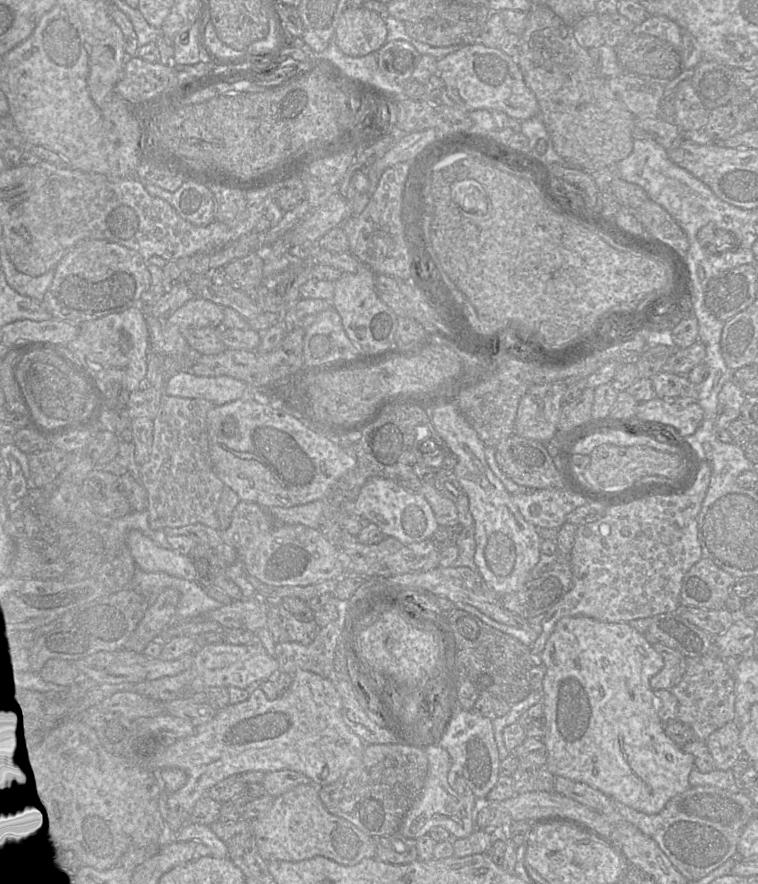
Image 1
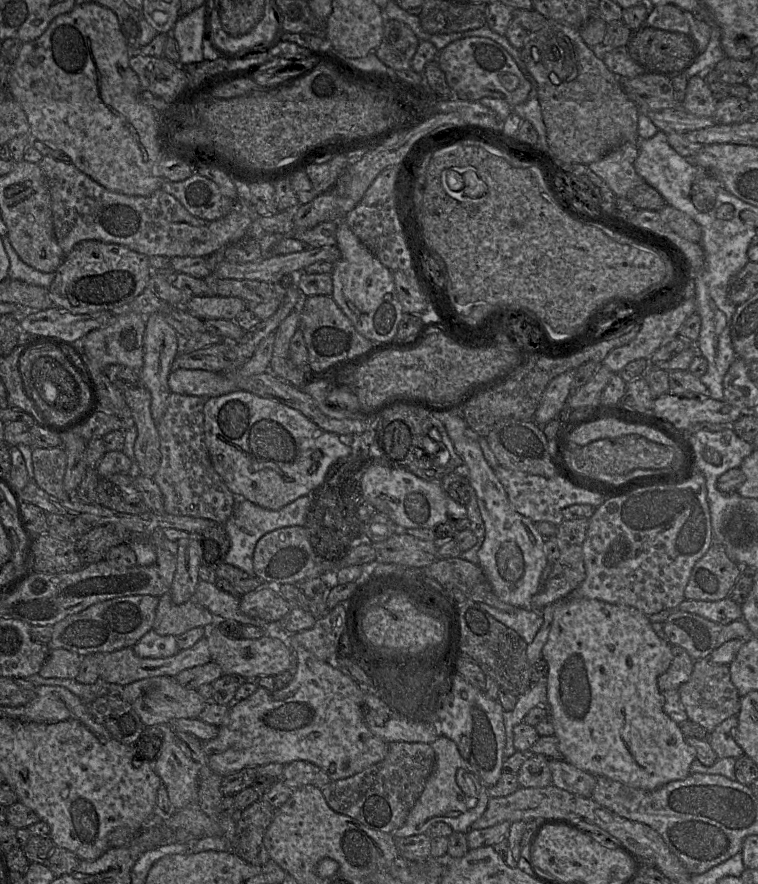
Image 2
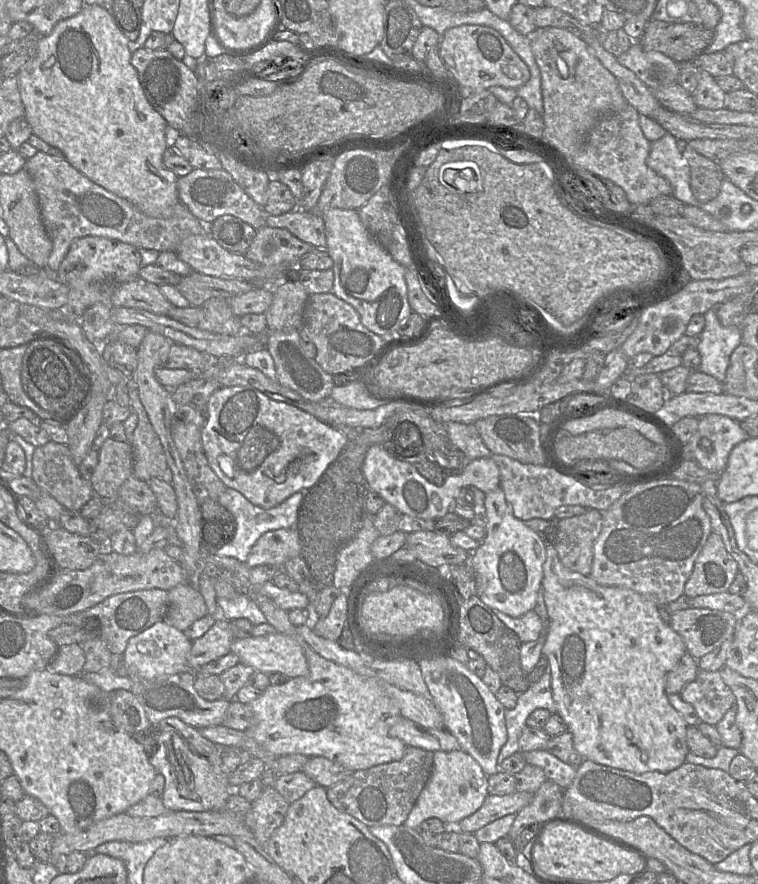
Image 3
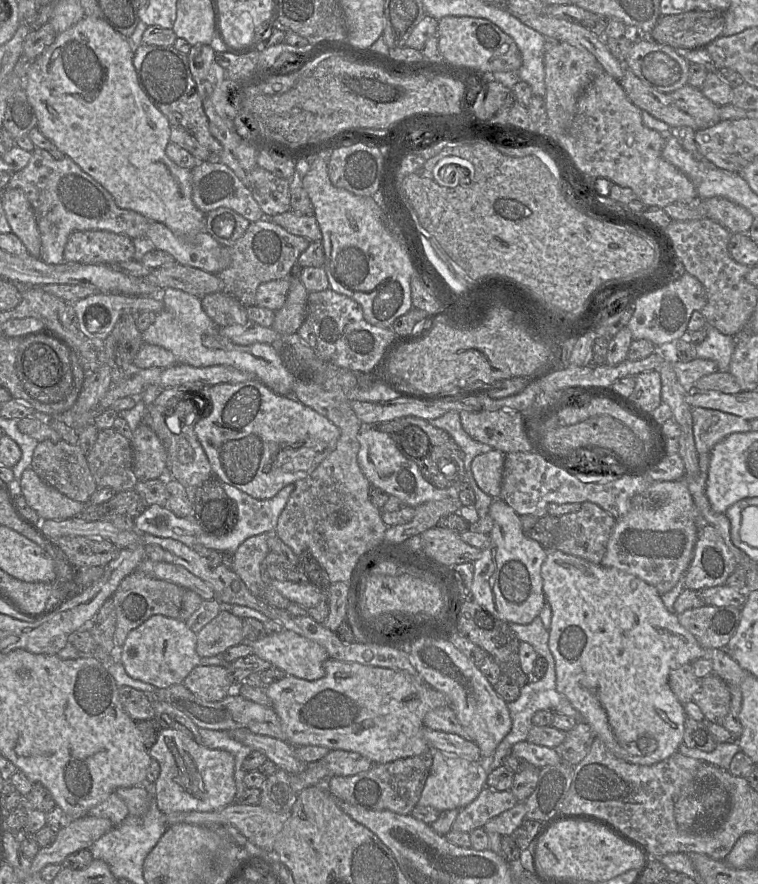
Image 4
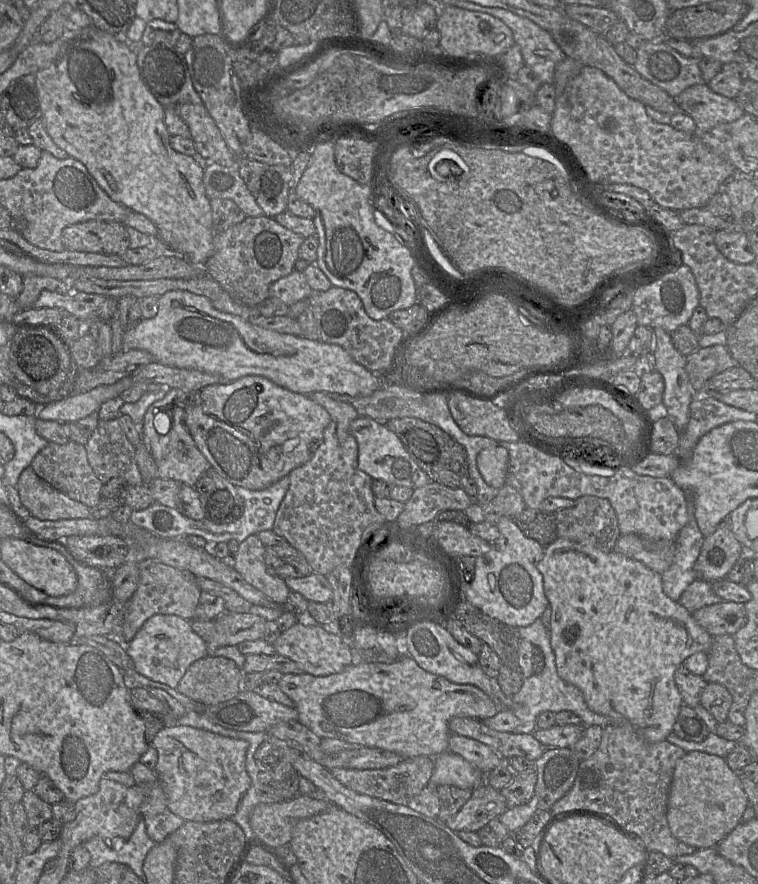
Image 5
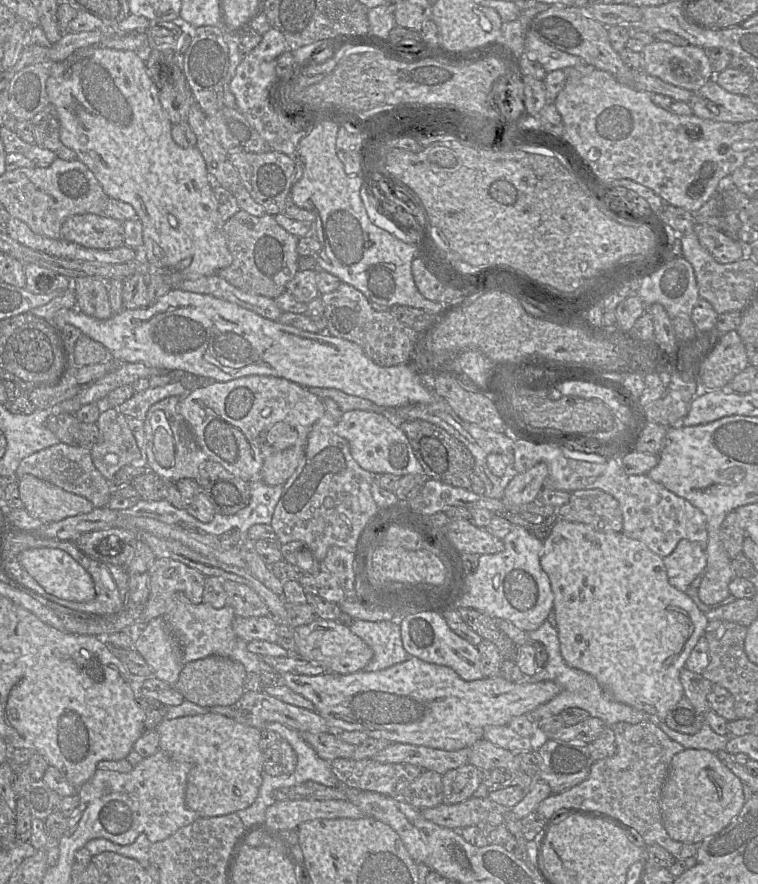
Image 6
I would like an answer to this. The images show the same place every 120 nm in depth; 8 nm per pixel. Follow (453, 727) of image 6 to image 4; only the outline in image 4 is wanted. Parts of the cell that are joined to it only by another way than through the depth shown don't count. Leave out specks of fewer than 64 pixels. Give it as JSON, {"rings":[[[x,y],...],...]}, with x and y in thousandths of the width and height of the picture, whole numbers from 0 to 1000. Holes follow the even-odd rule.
{"rings":[[[433,744],[427,749],[429,765],[414,770],[406,770],[385,764],[376,764],[371,769],[359,773],[351,777],[351,784],[358,792],[359,801],[369,812],[372,824],[379,834],[379,839],[384,843],[393,844],[427,844],[435,848],[455,848],[475,852],[478,855],[488,859],[493,864],[508,864],[526,859],[551,855],[567,848],[563,839],[558,834],[558,813],[561,809],[578,800],[592,798],[590,788],[580,782],[566,776],[557,769],[549,769],[536,760],[515,756],[478,752],[468,749],[453,749]]]}

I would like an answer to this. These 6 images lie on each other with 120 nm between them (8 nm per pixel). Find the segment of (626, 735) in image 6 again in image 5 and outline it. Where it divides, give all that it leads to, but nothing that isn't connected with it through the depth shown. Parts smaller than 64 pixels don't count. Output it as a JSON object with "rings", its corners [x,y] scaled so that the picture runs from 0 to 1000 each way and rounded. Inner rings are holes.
{"rings":[[[802,819],[796,822],[789,847],[780,856],[765,862],[761,878],[753,893],[726,915],[727,922],[755,916],[784,916],[803,924],[826,940],[836,943],[856,964],[871,964],[883,971],[913,966],[918,959],[888,946],[880,930],[880,908],[884,887],[892,862],[906,851],[880,837],[856,840],[832,819]]]}

